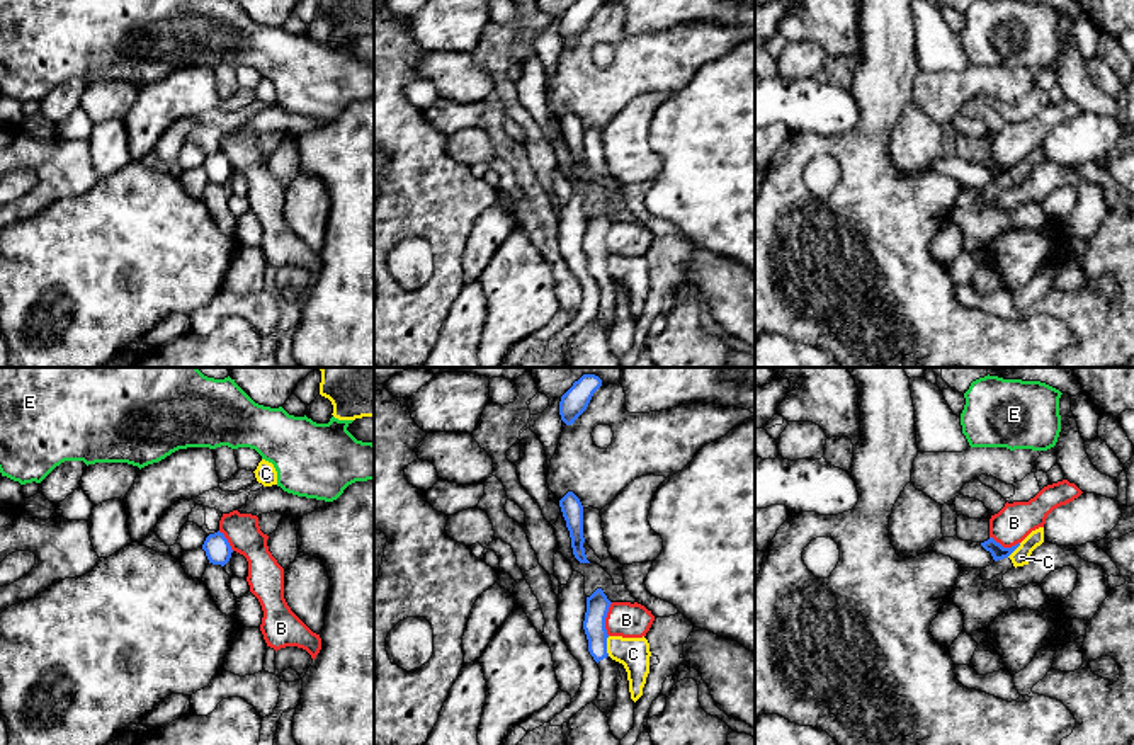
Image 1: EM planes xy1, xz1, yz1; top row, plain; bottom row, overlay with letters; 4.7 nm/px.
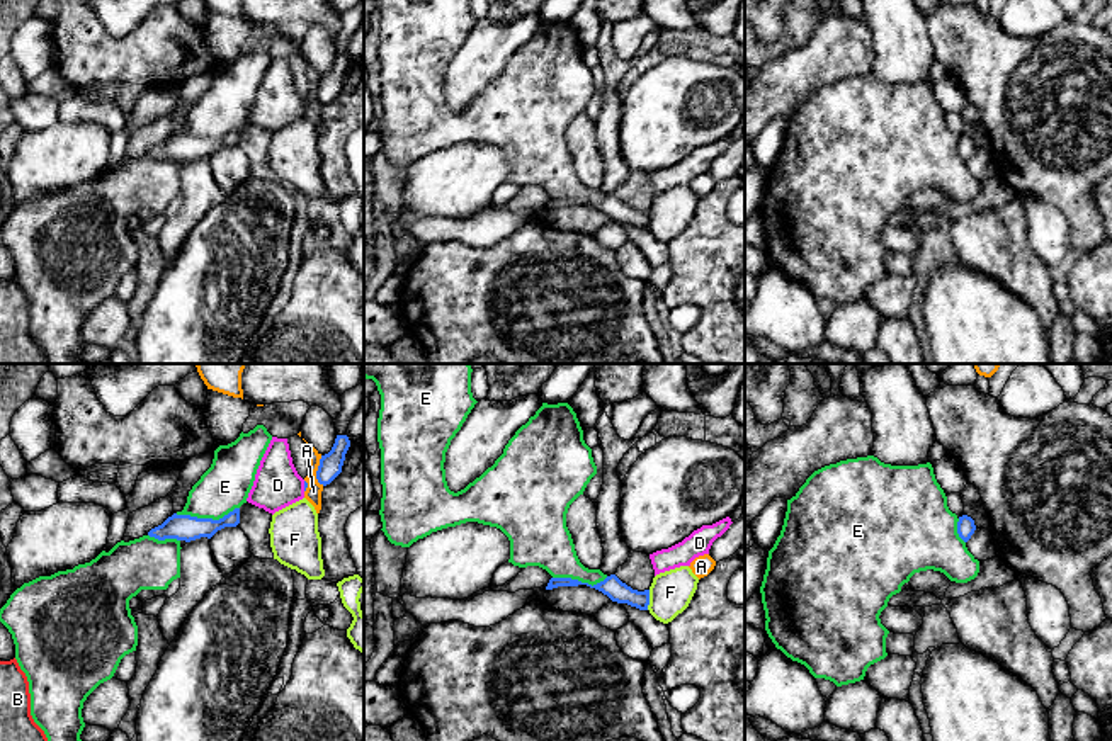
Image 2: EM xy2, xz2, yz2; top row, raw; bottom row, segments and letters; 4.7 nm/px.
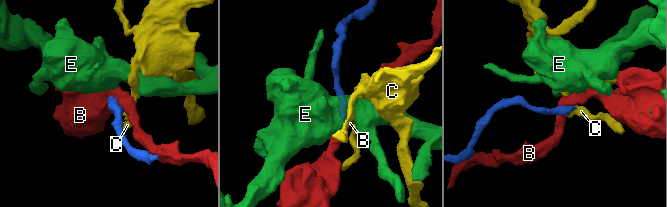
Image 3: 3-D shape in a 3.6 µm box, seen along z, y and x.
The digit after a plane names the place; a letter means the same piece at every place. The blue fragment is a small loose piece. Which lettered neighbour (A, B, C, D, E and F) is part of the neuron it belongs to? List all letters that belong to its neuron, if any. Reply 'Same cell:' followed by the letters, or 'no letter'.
Same cell: no letter

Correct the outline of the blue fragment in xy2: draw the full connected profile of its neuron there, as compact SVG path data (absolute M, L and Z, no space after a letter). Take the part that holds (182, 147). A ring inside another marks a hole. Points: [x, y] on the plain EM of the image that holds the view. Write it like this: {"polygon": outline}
{"polygon": "M235 127L219 139L173 133L162 144L151 148L148 155L158 160L177 158L190 161L201 156L211 158L218 150L224 146L236 146L238 143L240 127Z"}

